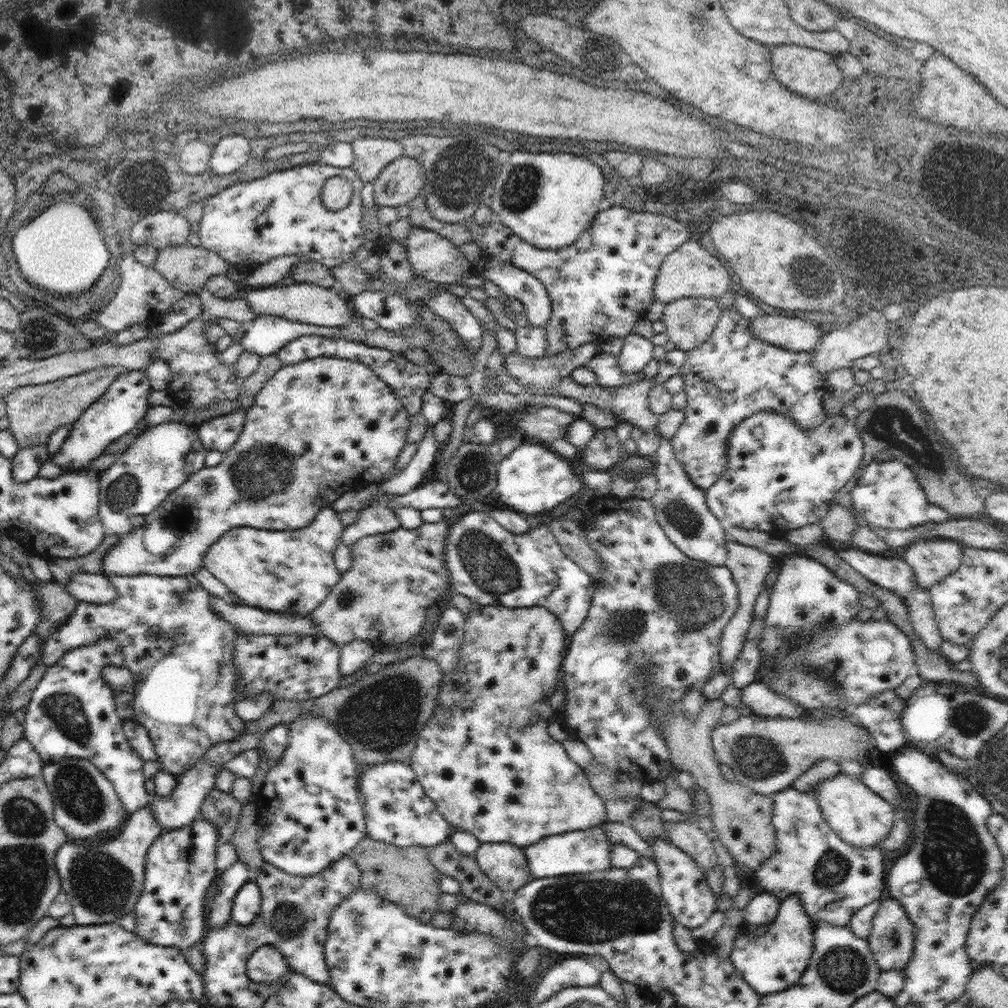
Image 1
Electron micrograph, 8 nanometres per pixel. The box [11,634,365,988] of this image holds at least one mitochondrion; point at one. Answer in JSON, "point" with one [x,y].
{"point":[101,886]}

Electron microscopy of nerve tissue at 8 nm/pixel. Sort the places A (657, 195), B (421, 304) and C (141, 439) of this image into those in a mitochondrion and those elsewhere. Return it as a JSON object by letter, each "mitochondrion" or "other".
{"A":"other","B":"other","C":"other"}

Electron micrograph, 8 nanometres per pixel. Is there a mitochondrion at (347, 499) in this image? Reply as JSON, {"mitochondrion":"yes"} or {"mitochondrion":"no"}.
{"mitochondrion":"no"}

